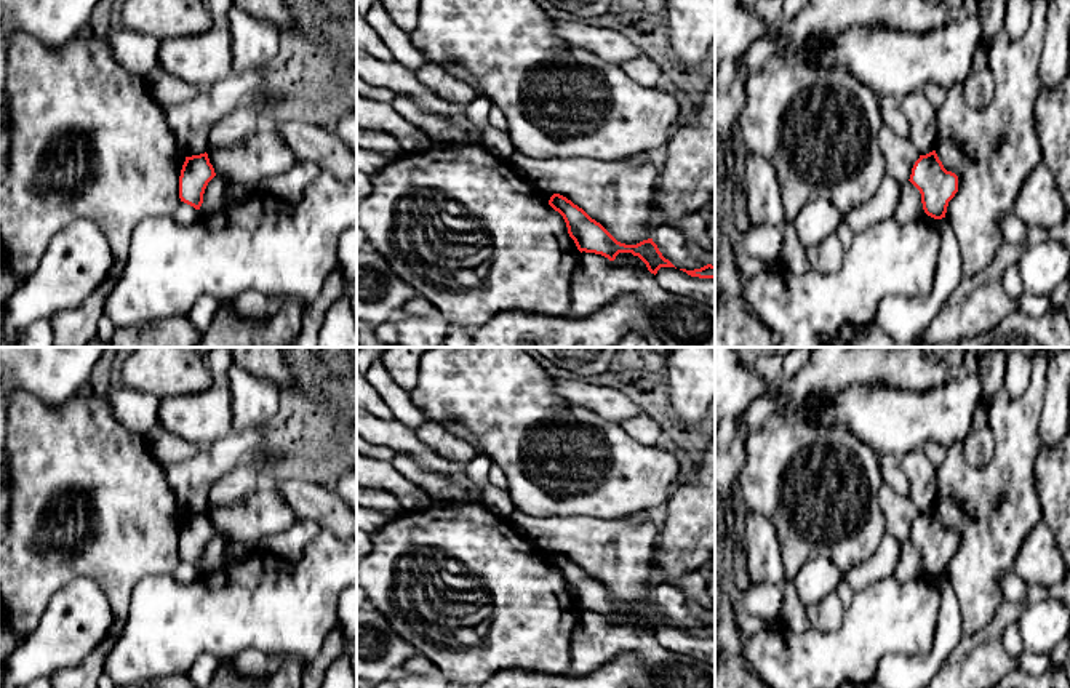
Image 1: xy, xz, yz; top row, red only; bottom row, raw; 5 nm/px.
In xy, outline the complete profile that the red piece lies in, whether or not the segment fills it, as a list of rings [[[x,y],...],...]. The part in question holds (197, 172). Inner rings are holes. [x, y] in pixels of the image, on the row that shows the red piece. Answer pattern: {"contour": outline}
{"contour": [[[208,154],[186,157],[179,176],[181,202],[200,210],[208,182],[216,176]]]}

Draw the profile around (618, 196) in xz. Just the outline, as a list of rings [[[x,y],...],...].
[[[515,152],[509,163],[542,195],[560,194],[600,222],[617,242],[653,238],[649,216],[659,178],[659,154],[632,166],[625,160],[590,157],[533,158]]]

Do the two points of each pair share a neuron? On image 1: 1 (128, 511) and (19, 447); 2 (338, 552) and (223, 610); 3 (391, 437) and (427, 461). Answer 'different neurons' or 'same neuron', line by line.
1: same neuron
2: same neuron
3: same neuron

